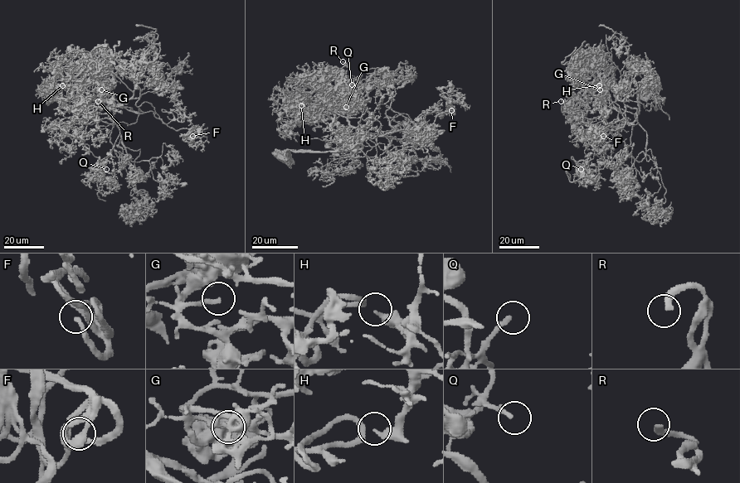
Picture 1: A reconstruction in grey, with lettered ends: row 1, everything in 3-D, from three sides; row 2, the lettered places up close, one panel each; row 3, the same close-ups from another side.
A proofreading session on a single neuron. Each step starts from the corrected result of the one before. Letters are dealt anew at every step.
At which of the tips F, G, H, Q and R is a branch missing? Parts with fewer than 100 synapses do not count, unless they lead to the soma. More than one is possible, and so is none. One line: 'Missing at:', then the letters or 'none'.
Missing at: F, Q

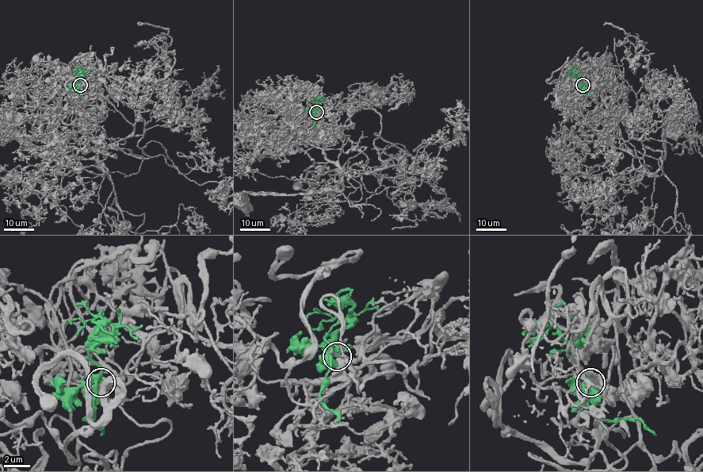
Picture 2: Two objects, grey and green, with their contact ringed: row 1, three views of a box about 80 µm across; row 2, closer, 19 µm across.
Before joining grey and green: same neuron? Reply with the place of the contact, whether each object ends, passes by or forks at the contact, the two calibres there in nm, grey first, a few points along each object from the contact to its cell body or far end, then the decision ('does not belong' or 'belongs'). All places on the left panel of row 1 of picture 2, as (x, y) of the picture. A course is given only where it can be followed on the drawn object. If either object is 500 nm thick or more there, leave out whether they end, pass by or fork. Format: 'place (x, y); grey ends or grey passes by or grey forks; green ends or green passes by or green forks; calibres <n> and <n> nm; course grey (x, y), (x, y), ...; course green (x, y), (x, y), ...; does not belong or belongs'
place (80, 85); calibres 500 and 320 nm; course grey (80, 85), (74, 80), (71, 121), (85, 133), (97, 166), (106, 171), (93, 159), (35, 149), (3, 123); course green (80, 85), (78, 78), (83, 73), (80, 70), (73, 70); belongs

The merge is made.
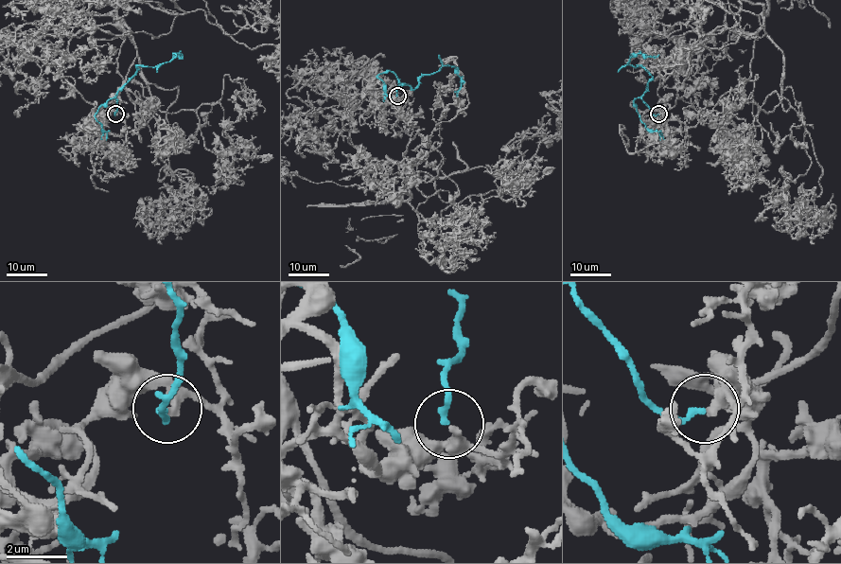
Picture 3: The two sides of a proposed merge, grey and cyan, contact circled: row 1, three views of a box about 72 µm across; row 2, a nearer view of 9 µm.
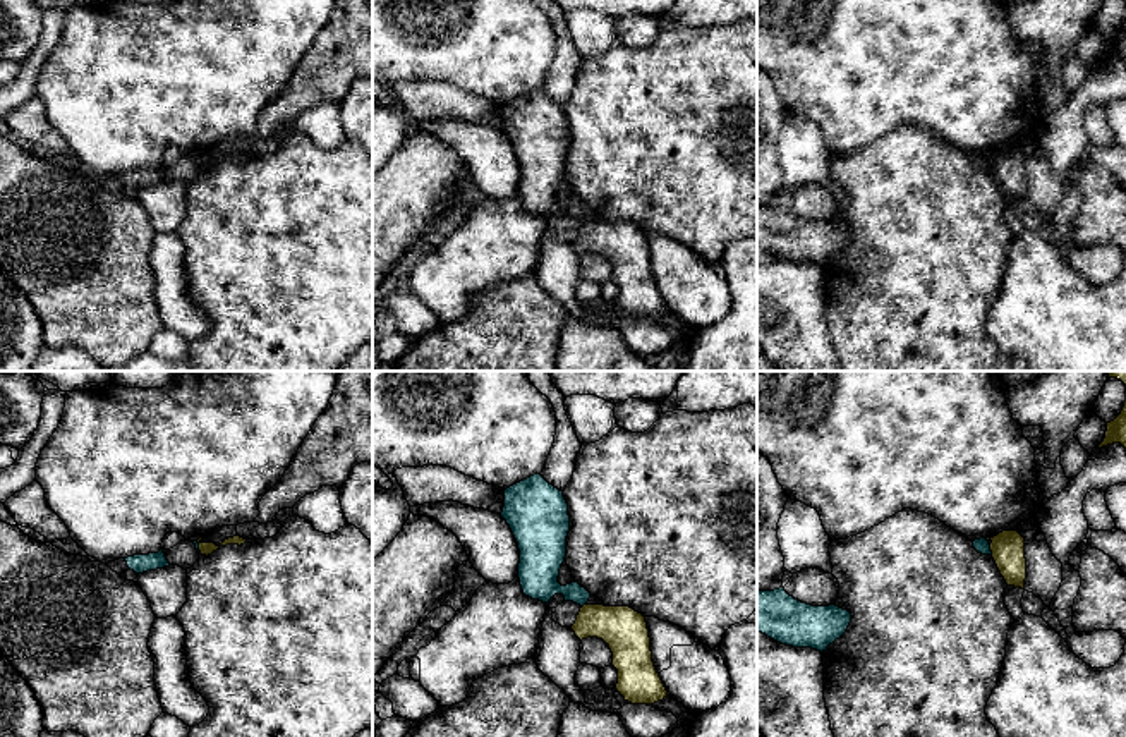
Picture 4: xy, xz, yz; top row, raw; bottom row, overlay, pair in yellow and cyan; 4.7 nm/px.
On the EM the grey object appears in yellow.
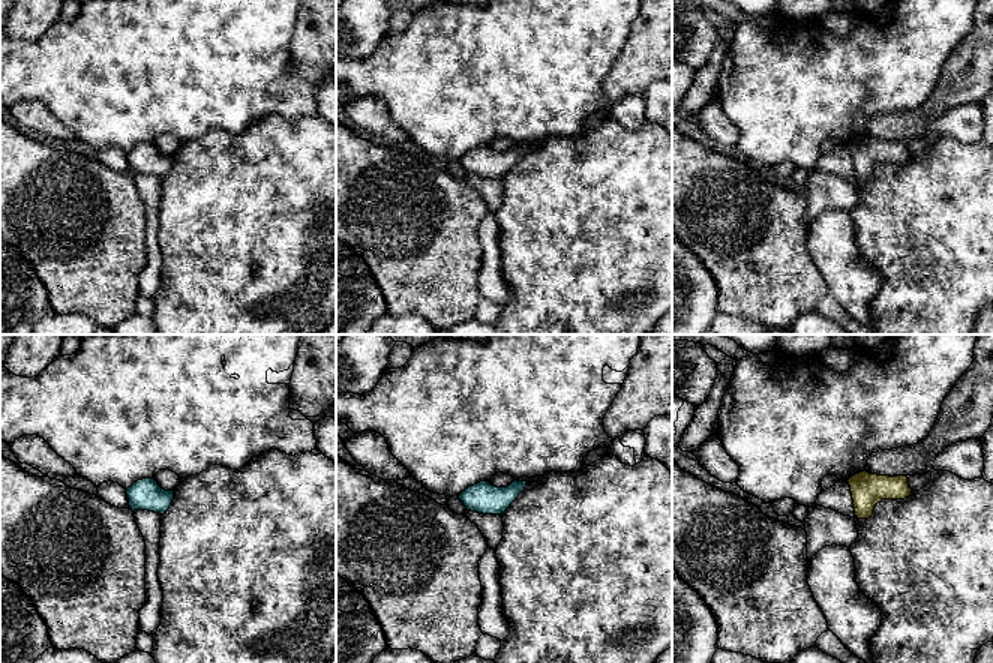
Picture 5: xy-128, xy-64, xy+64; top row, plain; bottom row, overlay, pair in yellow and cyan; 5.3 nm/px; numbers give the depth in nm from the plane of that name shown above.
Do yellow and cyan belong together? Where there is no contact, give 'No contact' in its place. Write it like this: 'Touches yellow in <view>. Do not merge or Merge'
Touches yellow in yz. Do not merge

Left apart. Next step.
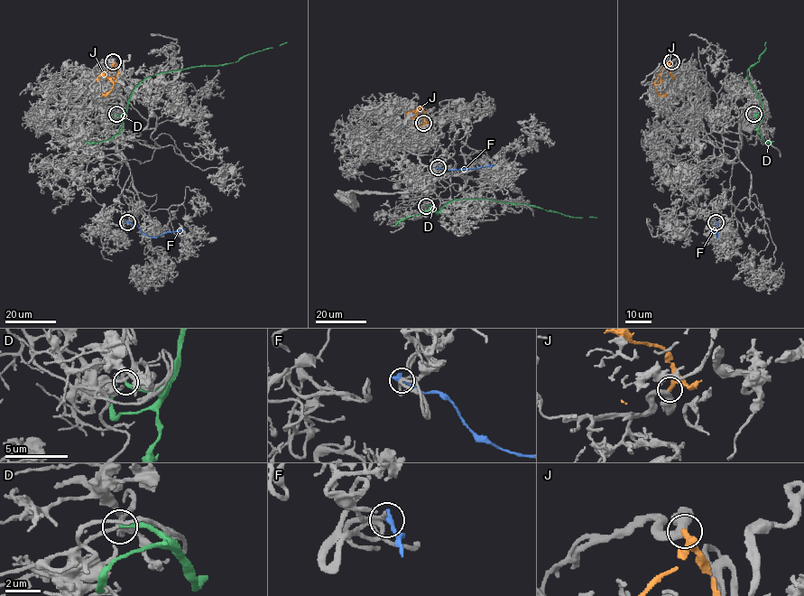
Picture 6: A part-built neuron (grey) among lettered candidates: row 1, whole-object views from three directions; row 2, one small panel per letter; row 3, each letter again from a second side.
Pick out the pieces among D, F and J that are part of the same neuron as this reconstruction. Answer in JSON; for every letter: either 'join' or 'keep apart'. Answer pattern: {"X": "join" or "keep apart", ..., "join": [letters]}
{"D": "keep apart", "F": "keep apart", "J": "keep apart", "join": []}

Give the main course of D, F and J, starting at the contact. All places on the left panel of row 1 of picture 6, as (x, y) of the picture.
D: (115, 114), (123, 116), (125, 112), (131, 92), (151, 76), (196, 67), (223, 65), (286, 41)
F: (127, 222), (151, 237), (185, 228)
J: (114, 61), (105, 75), (113, 87), (106, 95), (100, 93)

